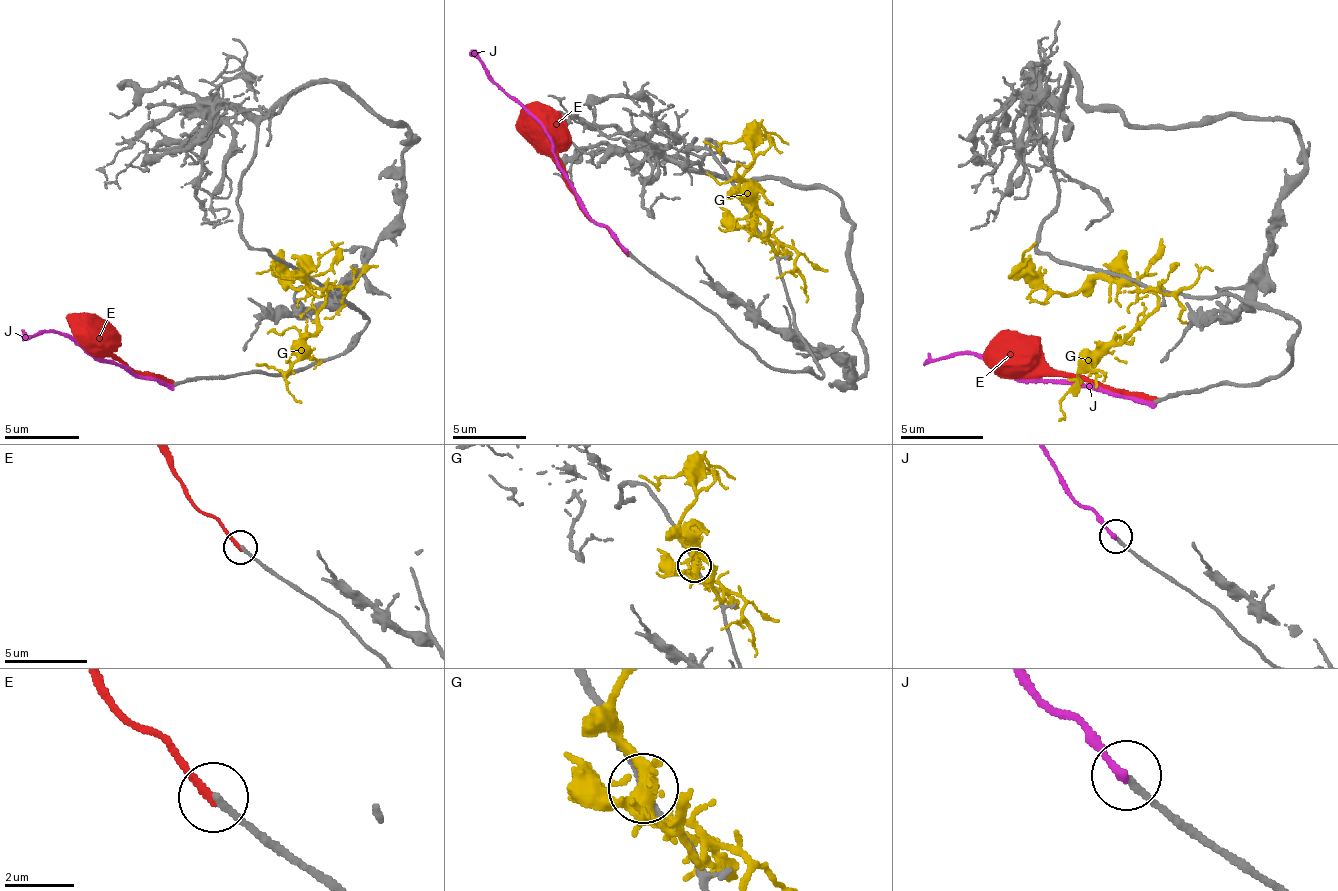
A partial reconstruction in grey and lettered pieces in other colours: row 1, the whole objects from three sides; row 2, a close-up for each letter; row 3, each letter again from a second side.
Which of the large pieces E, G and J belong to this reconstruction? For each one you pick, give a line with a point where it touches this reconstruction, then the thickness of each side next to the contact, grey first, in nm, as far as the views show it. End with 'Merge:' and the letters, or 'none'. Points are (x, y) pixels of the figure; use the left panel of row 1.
J: Touches grey at (173, 386). Thickness 200 nm (grey) against 300 nm
Merge: J

